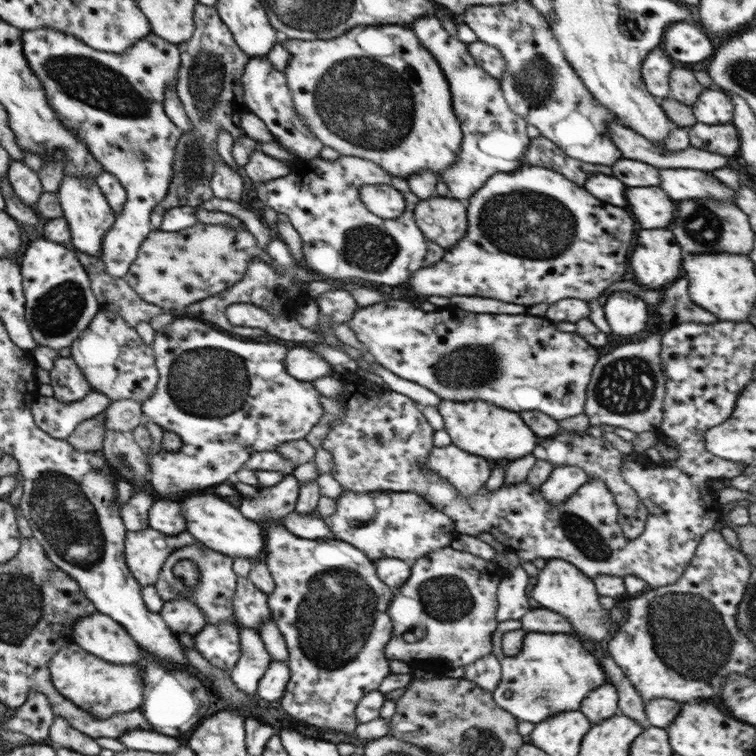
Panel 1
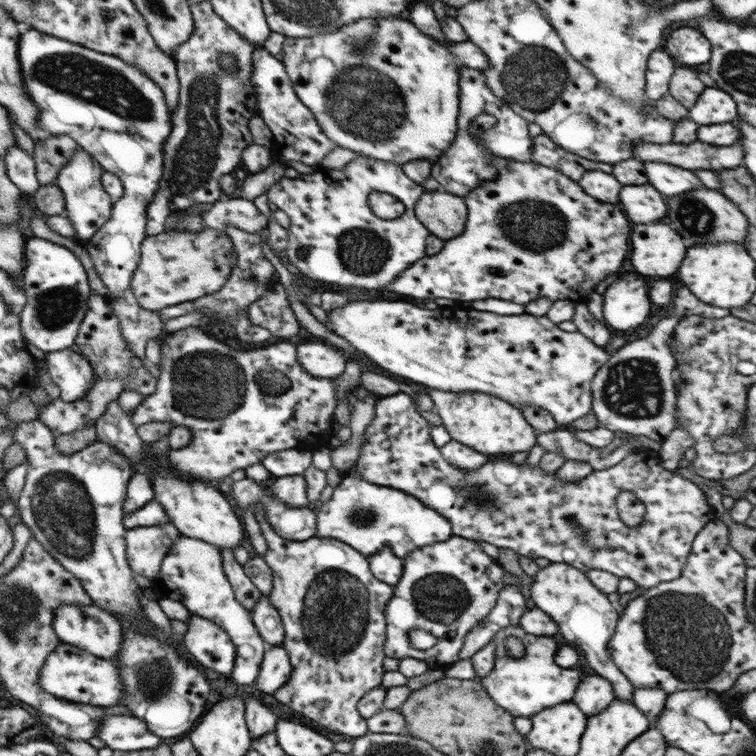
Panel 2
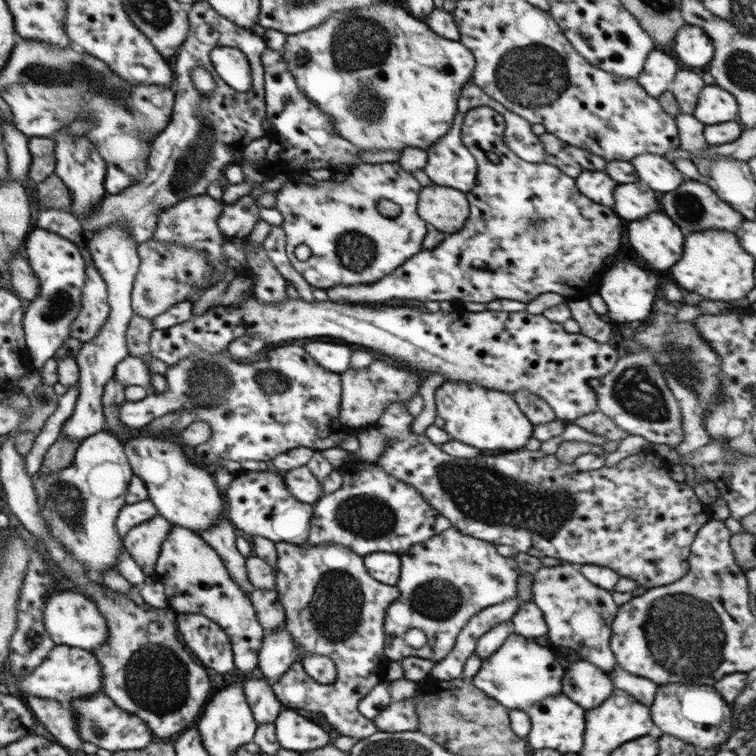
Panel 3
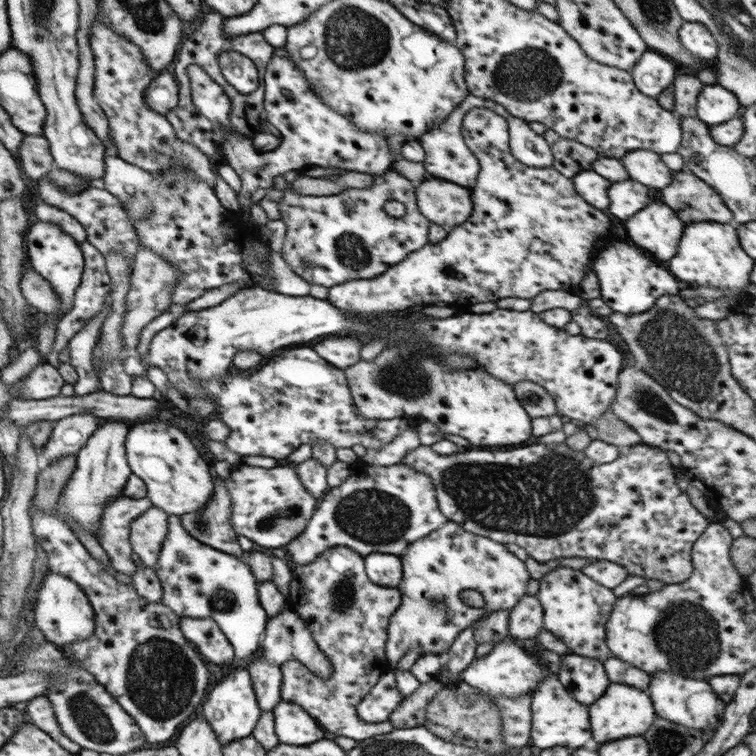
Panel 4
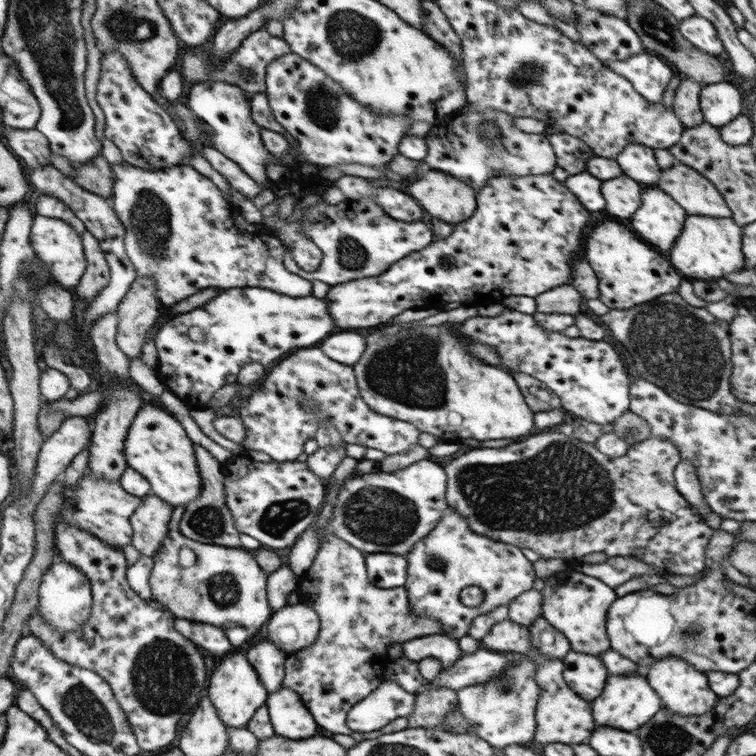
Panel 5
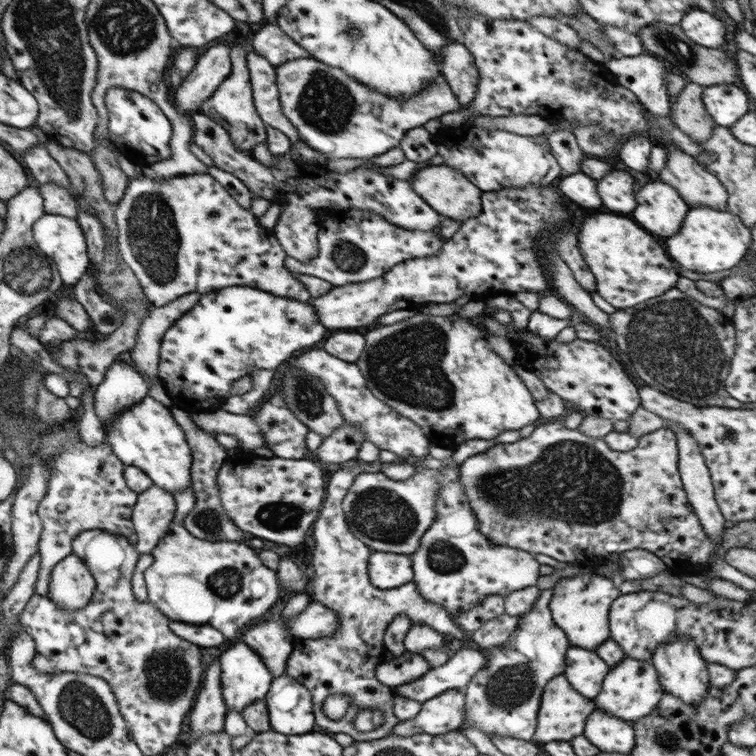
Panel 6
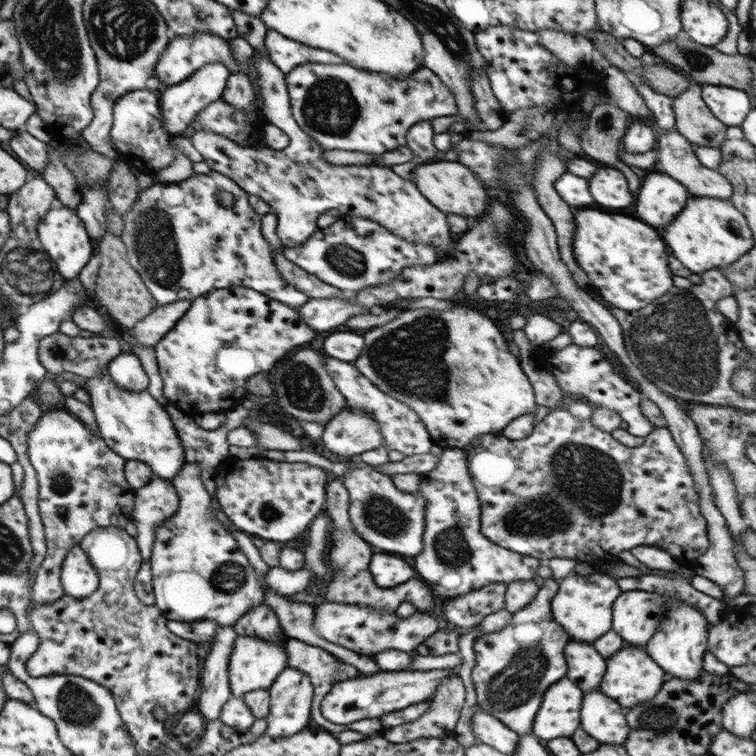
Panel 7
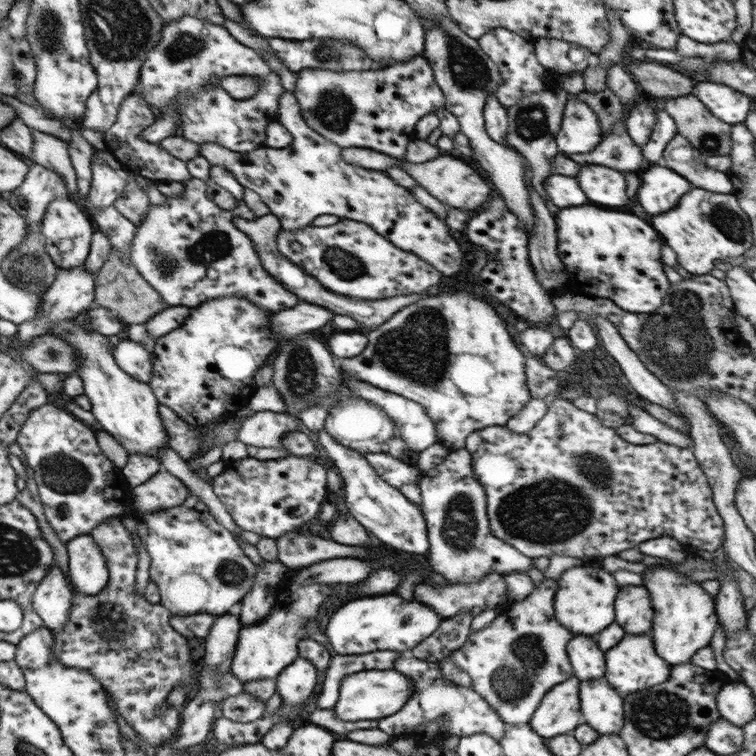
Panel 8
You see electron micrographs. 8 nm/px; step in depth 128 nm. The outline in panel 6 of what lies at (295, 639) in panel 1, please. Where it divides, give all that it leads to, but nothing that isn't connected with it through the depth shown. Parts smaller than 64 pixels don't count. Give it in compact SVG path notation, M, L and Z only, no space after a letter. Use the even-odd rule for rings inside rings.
M375 464L365 469L351 466L348 470L338 469L326 477L325 496L315 522L312 524L314 548L310 556L308 575L312 579L313 600L339 617L339 628L329 638L313 640L294 640L291 653L285 661L284 674L296 683L301 684L307 691L312 703L314 723L322 732L328 734L342 733L353 738L353 741L367 741L385 738L398 723L393 715L392 698L389 688L375 679L374 669L385 662L386 650L383 645L383 635L387 625L395 616L405 615L415 623L423 623L444 635L460 638L461 629L449 618L443 607L425 599L421 599L413 581L406 582L397 588L380 589L373 586L366 573L366 562L371 552L363 541L355 538L347 529L347 523L341 510L341 500L351 486L355 476L364 472L376 472ZM331 694L344 694L350 698L350 706L345 715L339 720L329 720L322 712L323 700ZM363 709L380 711L383 716L383 726L371 733L361 733L351 722Z

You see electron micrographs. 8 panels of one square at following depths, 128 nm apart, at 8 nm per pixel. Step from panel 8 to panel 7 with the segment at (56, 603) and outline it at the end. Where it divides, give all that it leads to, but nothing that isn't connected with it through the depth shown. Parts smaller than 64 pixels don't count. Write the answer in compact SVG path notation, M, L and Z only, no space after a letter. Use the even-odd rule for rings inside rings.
M62 407L43 409L37 424L33 424L33 429L27 433L27 456L38 484L36 505L42 522L46 550L44 559L34 572L29 603L31 606L43 606L63 596L59 572L67 551L77 545L79 540L94 528L106 526L123 528L130 521L135 490L124 479L126 460L111 451L100 436L93 435L93 432L88 431L82 421Z

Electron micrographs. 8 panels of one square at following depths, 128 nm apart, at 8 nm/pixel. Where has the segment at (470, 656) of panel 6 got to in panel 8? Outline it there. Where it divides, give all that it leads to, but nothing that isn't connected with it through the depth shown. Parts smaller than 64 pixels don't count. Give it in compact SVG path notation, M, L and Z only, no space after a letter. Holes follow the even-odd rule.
M363 670L343 676L339 682L338 698L331 708L345 721L375 721L398 712L410 696L411 682L392 670Z

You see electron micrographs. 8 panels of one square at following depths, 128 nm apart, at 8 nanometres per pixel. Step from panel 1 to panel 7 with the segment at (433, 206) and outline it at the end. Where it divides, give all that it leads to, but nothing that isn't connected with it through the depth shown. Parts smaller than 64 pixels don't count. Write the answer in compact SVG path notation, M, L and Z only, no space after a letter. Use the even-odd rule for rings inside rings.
M445 159L431 160L419 163L411 172L418 192L439 211L474 220L485 210L488 196L483 184L461 163Z

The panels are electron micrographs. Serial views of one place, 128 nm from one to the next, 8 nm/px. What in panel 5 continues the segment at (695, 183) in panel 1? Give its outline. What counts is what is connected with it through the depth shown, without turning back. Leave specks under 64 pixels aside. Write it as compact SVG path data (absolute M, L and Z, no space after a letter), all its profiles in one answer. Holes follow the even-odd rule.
M628 144L614 158L625 176L635 182L655 184L661 169L657 166L653 151L641 144Z

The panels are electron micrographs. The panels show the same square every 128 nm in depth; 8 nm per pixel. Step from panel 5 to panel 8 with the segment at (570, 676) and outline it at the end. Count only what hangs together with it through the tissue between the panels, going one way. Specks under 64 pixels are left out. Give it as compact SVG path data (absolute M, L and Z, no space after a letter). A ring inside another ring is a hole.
M572 635L565 650L574 677L579 682L603 677L606 670L604 652L595 644L594 636Z

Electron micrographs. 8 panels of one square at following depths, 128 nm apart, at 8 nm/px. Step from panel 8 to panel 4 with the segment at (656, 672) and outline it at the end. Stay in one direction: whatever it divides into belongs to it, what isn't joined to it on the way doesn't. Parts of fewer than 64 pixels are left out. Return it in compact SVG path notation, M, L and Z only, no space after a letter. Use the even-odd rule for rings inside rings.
M610 683L603 695L588 706L589 728L592 738L589 746L596 752L601 742L610 742L629 736L642 736L656 718L647 692L625 684Z

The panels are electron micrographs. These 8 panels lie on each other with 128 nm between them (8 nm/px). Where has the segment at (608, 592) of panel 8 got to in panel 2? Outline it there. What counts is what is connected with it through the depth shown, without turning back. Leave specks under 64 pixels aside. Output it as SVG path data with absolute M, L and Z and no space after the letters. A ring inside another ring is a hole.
M549 563L539 568L529 586L529 594L535 607L557 624L556 636L562 643L582 650L589 671L612 685L615 698L631 703L633 686L615 667L608 653L609 639L618 619L616 605L590 583L584 572L565 563Z

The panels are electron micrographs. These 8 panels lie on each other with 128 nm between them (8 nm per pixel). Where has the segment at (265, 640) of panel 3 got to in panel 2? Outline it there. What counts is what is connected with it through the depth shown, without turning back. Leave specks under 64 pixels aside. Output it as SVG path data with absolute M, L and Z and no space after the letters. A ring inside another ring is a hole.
M269 646L263 653L259 671L255 678L255 688L263 695L272 695L278 690L290 674L290 664L287 651L279 646Z

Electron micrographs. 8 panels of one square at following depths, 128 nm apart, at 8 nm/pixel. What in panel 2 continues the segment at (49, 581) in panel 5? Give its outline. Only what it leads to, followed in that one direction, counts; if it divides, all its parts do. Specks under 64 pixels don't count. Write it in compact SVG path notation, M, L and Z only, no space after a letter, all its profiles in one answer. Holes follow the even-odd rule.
M63 603L61 607L55 608L53 624L55 636L61 640L61 643L72 644L103 660L113 661L120 646L123 645L121 620L97 605Z

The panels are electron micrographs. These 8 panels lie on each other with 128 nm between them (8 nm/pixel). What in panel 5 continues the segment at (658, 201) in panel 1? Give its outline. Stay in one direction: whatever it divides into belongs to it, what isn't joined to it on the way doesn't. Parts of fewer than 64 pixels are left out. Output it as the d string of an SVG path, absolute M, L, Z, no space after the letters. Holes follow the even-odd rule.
M627 176L601 182L600 194L604 199L605 212L619 218L629 218L639 207L639 190L641 186Z

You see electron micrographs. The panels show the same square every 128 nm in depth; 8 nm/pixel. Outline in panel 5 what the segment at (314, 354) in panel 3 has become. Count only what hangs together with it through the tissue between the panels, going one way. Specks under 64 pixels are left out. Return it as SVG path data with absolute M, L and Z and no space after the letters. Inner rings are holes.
M341 332L341 334L331 334L329 338L325 338L319 348L323 350L323 354L327 358L338 362L353 366L365 348L365 338L353 332Z

